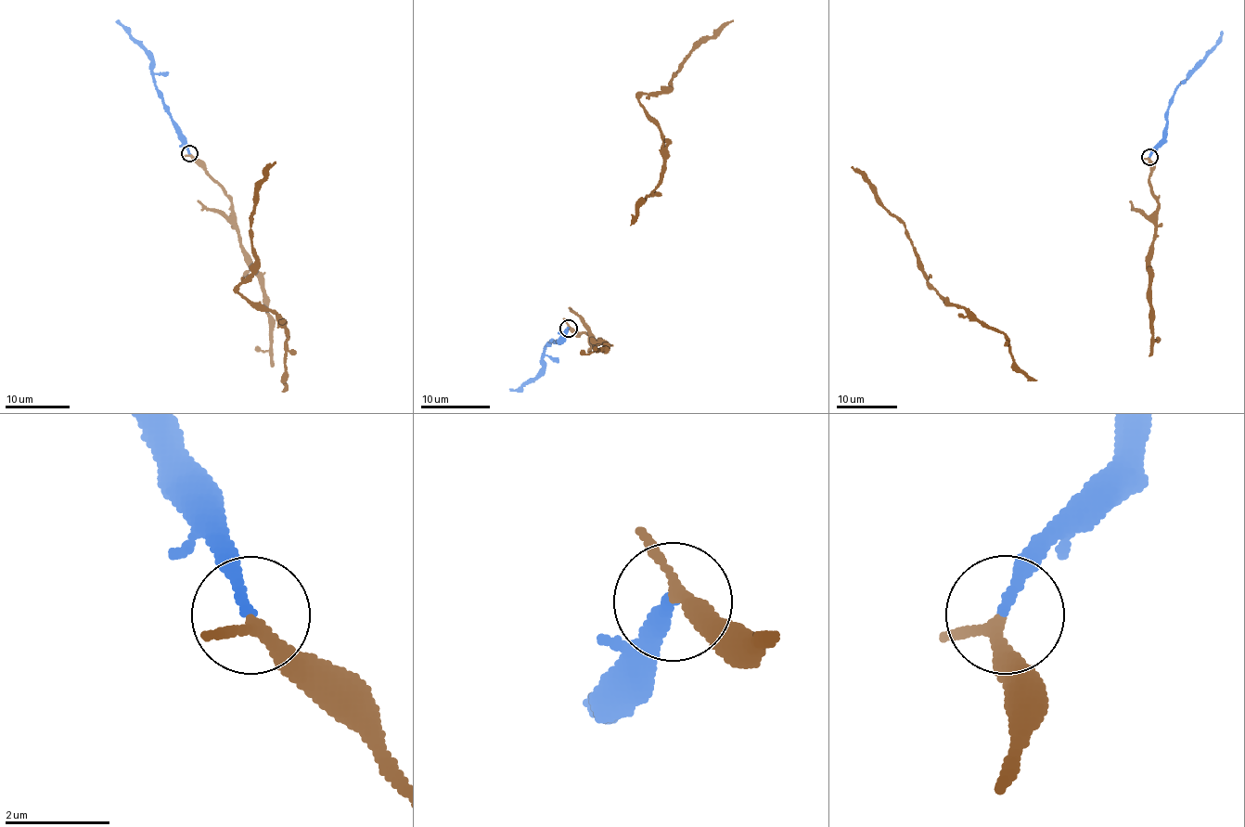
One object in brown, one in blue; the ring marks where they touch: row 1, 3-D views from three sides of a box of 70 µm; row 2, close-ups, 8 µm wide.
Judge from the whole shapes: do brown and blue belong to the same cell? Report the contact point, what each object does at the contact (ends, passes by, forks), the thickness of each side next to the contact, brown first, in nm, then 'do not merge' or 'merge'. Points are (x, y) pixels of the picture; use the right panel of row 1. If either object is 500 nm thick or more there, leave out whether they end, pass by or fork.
at (1149, 157); brown passes by; blue ends there; 200 nm thick on the brown side, 200 nm on the other; merge

